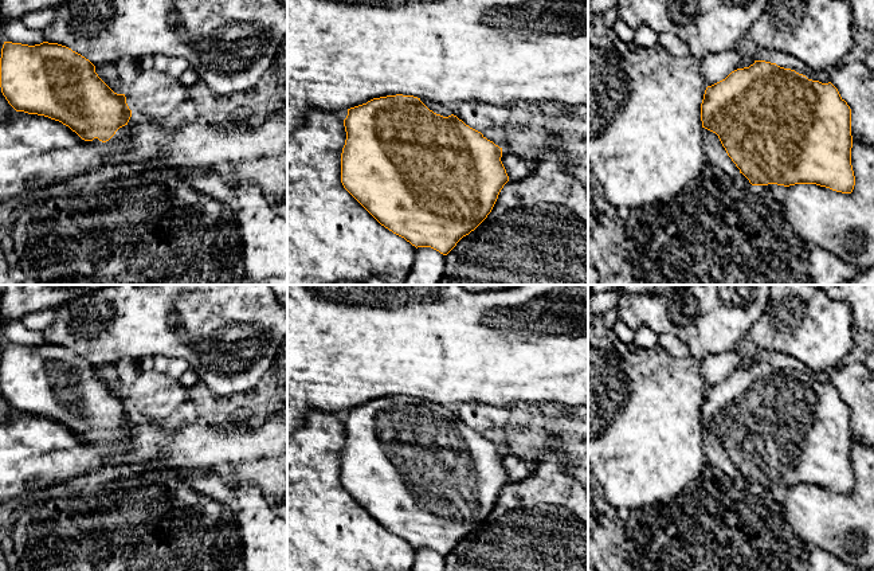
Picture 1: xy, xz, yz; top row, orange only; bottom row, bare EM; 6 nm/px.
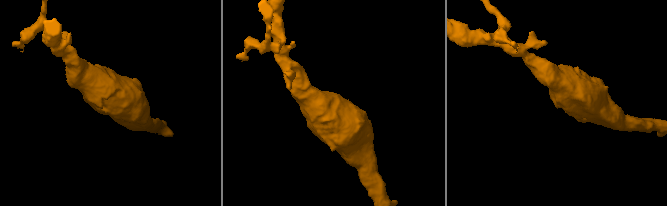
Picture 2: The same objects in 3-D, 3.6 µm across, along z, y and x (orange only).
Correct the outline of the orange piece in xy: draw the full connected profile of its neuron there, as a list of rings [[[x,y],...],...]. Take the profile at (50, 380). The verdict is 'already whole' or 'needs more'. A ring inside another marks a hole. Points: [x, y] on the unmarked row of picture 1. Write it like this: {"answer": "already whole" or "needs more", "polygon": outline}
{"answer": "needs more", "polygon": [[[4,343],[0,359],[0,388],[16,412],[59,422],[82,441],[99,446],[102,454],[119,453],[130,435],[132,411],[125,395],[114,394],[95,374],[95,367],[71,349],[43,343],[28,347]]]}

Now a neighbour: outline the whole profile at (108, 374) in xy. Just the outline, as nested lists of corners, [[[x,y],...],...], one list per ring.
[[[114,364],[95,367],[98,378],[117,395],[125,395]]]

